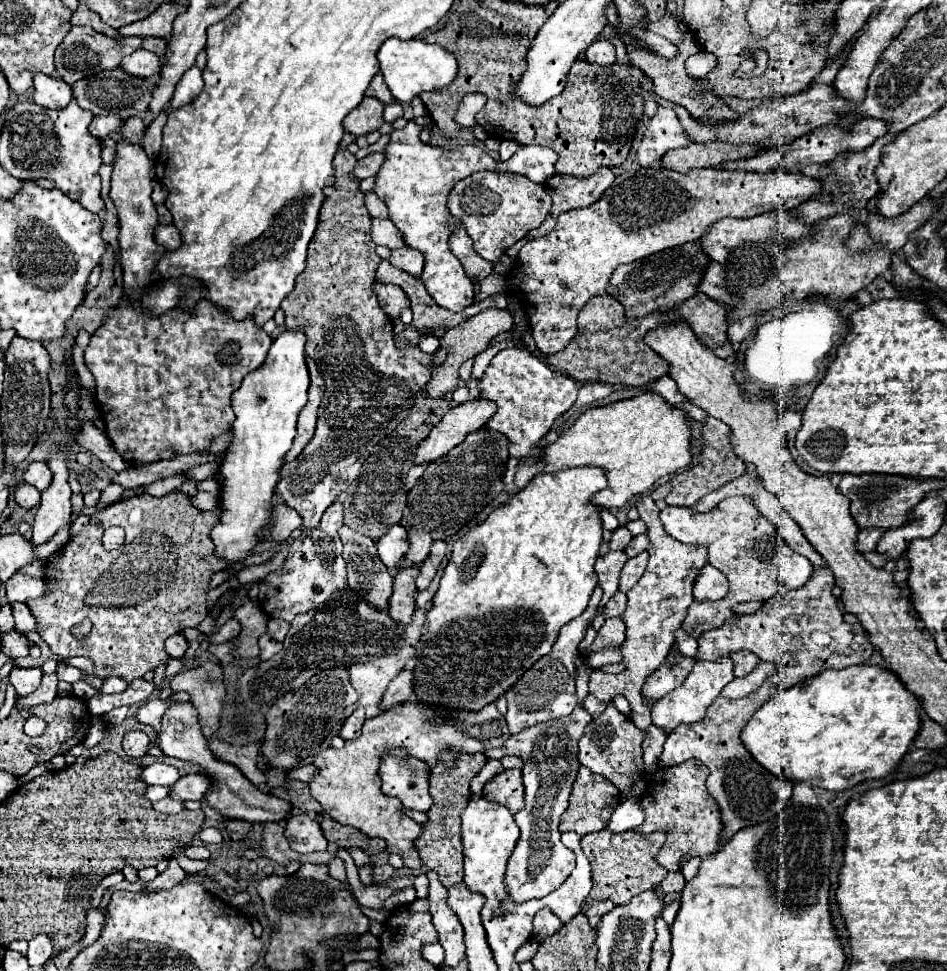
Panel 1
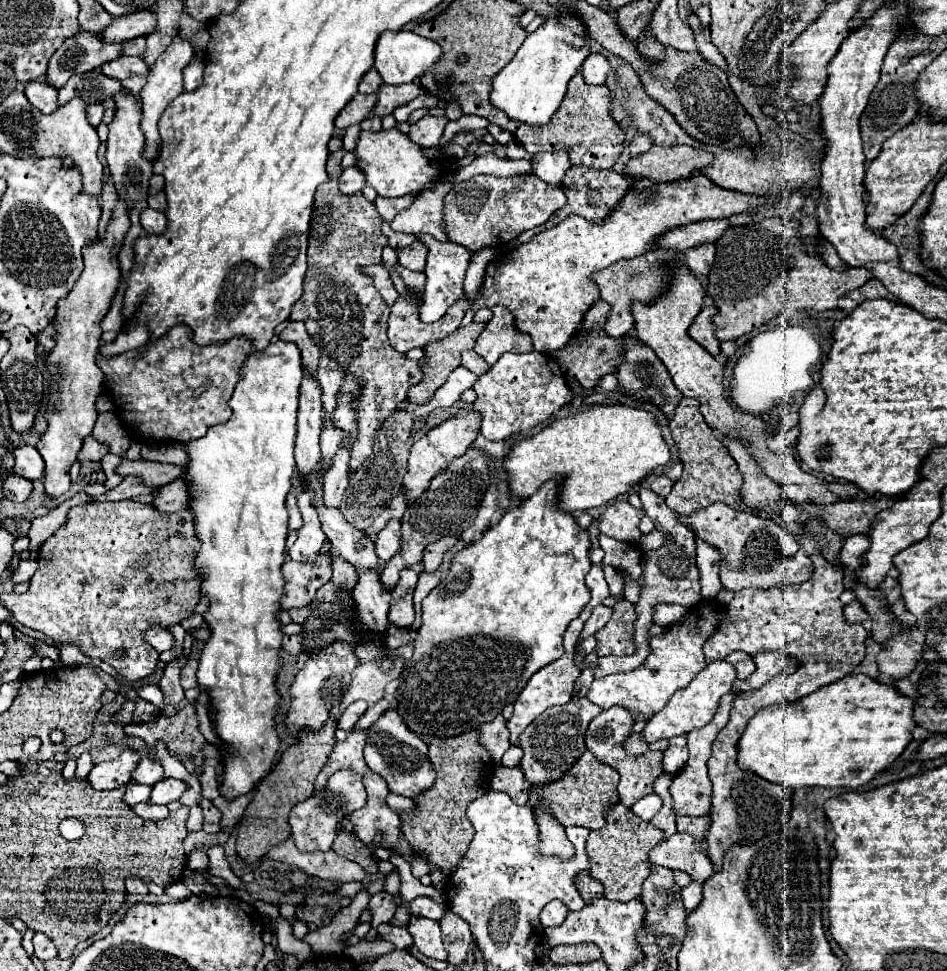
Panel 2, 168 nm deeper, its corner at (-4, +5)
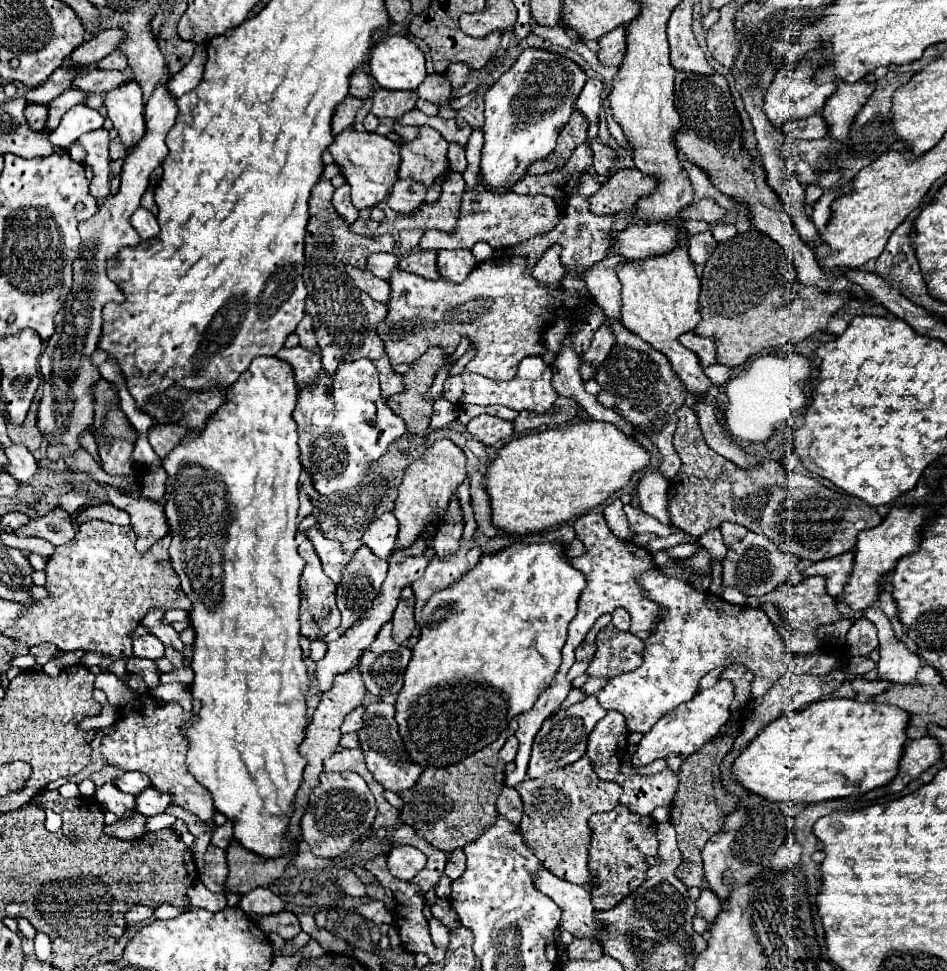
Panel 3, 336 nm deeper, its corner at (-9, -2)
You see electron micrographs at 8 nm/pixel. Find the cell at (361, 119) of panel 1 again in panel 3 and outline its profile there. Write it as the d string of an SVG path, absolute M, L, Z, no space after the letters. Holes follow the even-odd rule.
M348 96L340 106L338 106L338 110L336 110L336 114L334 114L334 118L332 118L332 132L334 132L334 136L338 136L342 130L346 130L346 128L350 128L352 126L352 122L354 122L354 118L356 118L356 112L362 108L362 100L358 100L358 98L354 98L354 96Z

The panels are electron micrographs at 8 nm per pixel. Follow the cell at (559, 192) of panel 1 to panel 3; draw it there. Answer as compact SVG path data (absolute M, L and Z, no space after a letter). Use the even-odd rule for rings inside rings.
M586 172L582 174L580 182L572 188L572 194L568 198L568 204L566 204L566 214L562 218L562 222L556 226L551 232L543 235L536 236L525 242L520 242L518 246L514 246L510 252L512 254L518 254L518 256L530 257L528 262L530 266L534 266L538 262L538 258L547 250L547 247L557 243L562 246L562 253L560 256L561 263L570 268L570 266L576 266L576 270L584 270L584 268L590 268L594 266L596 262L604 260L610 250L612 250L612 244L614 244L614 236L622 230L628 228L628 222L630 222L630 214L594 214L590 210L590 202L588 198L592 194L596 194L598 190L602 188L602 184L596 180L594 174Z

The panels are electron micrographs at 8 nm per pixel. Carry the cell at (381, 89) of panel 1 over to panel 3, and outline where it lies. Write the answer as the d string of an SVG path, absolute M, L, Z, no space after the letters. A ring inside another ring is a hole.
M362 68L354 70L352 74L352 80L350 80L350 94L360 98L360 100L366 100L372 92L372 80L370 80L370 74Z

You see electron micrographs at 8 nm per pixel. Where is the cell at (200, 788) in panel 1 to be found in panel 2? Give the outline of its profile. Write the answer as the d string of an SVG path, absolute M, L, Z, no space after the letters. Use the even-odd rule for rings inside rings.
M161 779L161 783L153 785L149 803L167 805L171 801L177 801L185 789L187 789L187 785L183 781L179 781L179 779Z

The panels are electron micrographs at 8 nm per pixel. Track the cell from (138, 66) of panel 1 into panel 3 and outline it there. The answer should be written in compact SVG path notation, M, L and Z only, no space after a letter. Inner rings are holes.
M88 70L74 80L74 88L84 92L110 92L130 80L132 78L120 70Z

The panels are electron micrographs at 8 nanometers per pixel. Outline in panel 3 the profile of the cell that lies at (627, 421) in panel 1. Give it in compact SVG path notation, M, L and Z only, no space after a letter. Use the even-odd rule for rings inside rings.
M588 420L572 424L568 428L544 430L538 434L522 436L506 444L486 470L484 486L492 498L492 522L506 532L524 536L576 520L578 516L584 516L592 508L604 504L612 494L622 490L634 474L642 472L650 464L652 454L636 438L624 434L616 424L610 422Z

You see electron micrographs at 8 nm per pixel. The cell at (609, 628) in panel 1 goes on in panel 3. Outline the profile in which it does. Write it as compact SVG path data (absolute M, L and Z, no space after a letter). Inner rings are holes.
M614 624L598 632L596 644L596 654L586 670L590 676L614 678L622 672L636 670L644 660L644 642L632 632L618 630Z

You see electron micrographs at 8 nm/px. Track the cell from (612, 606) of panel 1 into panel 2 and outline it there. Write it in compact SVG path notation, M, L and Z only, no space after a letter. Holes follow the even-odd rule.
M605 605L595 607L593 613L591 613L591 617L589 617L587 623L585 623L585 629L581 631L581 639L587 639L589 635L595 635L601 627L605 627L605 623L607 623L609 617L611 617L611 613L613 613L613 609L605 607Z

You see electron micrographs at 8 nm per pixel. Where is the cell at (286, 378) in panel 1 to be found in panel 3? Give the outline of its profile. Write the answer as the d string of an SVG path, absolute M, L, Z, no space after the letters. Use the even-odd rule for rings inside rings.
M258 356L252 360L250 368L240 374L240 378L230 386L228 392L228 402L210 418L206 424L206 430L202 432L188 432L184 442L180 442L164 460L162 466L168 472L166 480L166 496L164 496L164 506L166 506L166 516L170 522L170 534L172 534L172 544L170 544L170 558L174 562L174 570L180 576L182 590L186 596L192 600L192 610L190 610L190 622L196 632L194 640L194 656L192 656L192 670L196 674L192 690L194 698L194 718L184 724L184 736L190 740L190 750L188 750L188 768L196 776L196 780L206 786L212 794L214 808L222 812L226 818L234 820L234 836L240 840L240 844L260 856L282 856L290 852L286 848L286 838L284 830L290 822L292 816L292 802L294 794L302 782L302 770L306 766L304 758L298 754L298 746L304 740L304 726L306 726L306 702L304 694L310 686L308 674L306 674L306 664L302 658L302 648L300 648L300 622L298 622L298 608L300 608L300 572L304 566L304 560L296 552L296 528L299 525L299 519L296 518L296 512L299 509L299 478L302 472L300 464L300 448L298 448L298 432L296 432L296 422L292 418L292 412L298 402L298 386L294 382L294 370L290 368L288 362L276 358L276 356Z

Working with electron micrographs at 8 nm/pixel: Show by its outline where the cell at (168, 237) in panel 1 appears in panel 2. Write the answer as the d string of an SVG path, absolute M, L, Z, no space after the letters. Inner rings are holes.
M147 207L147 209L141 211L139 221L141 221L141 227L143 227L147 233L155 233L155 235L163 233L165 227L167 227L167 217L165 217L165 213L159 213L159 211L151 209L151 207Z

